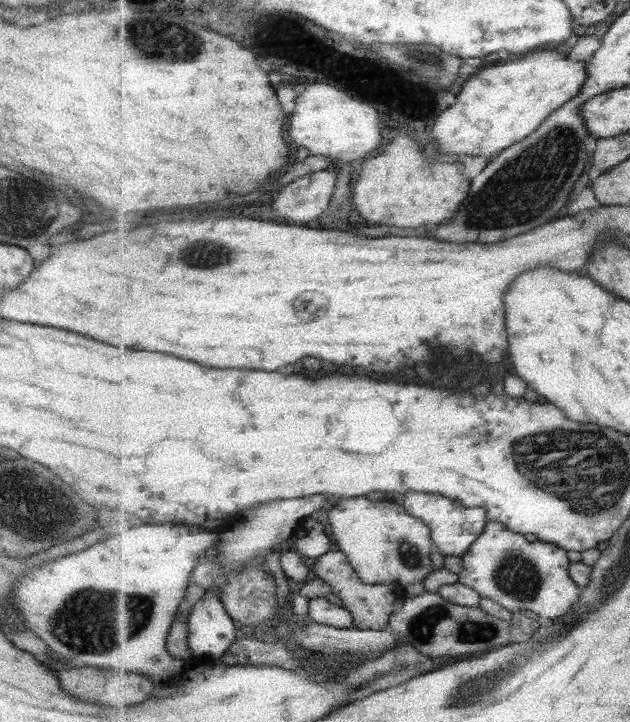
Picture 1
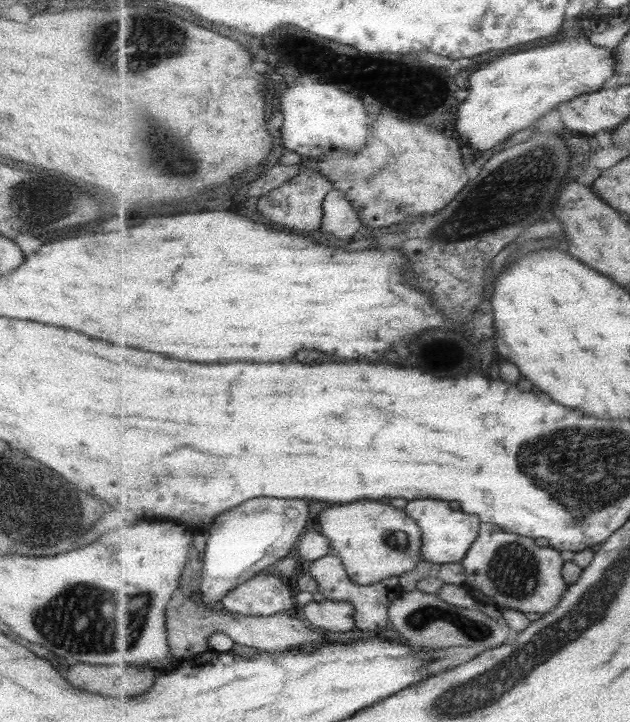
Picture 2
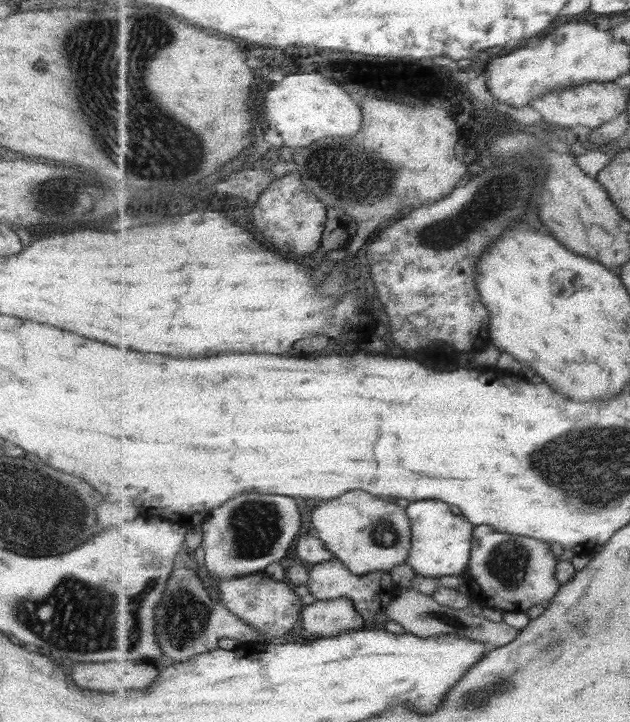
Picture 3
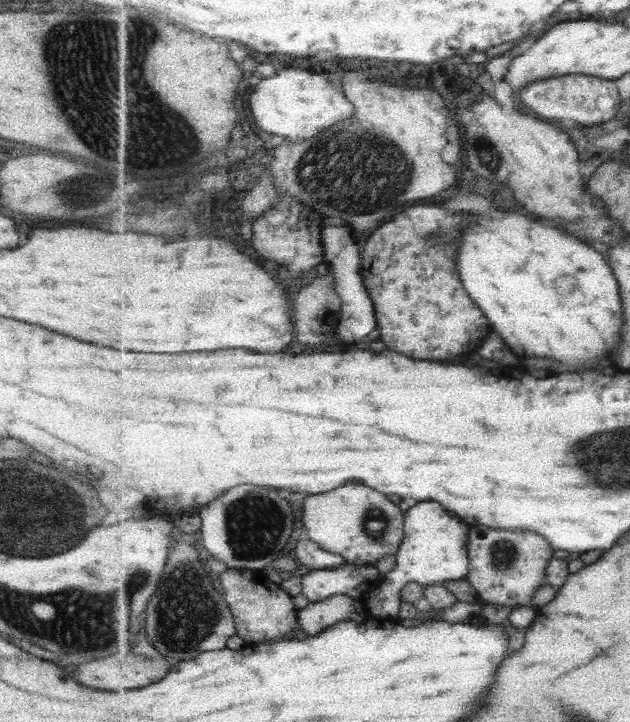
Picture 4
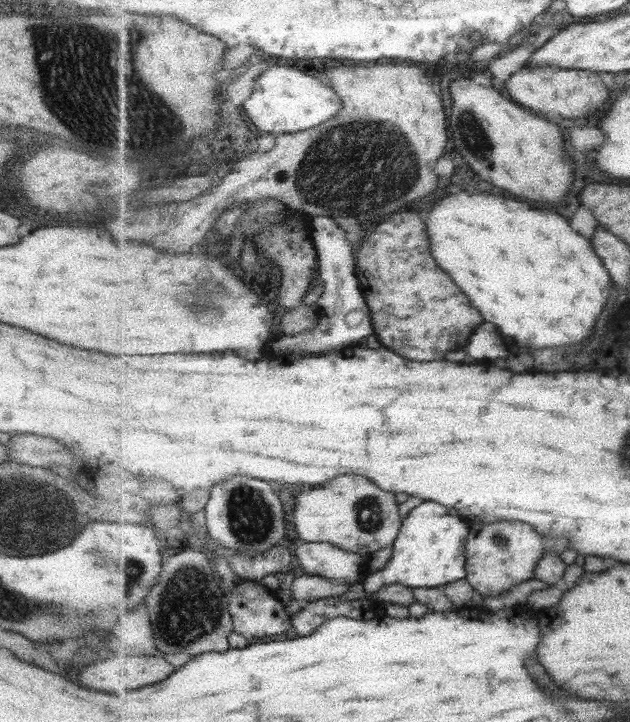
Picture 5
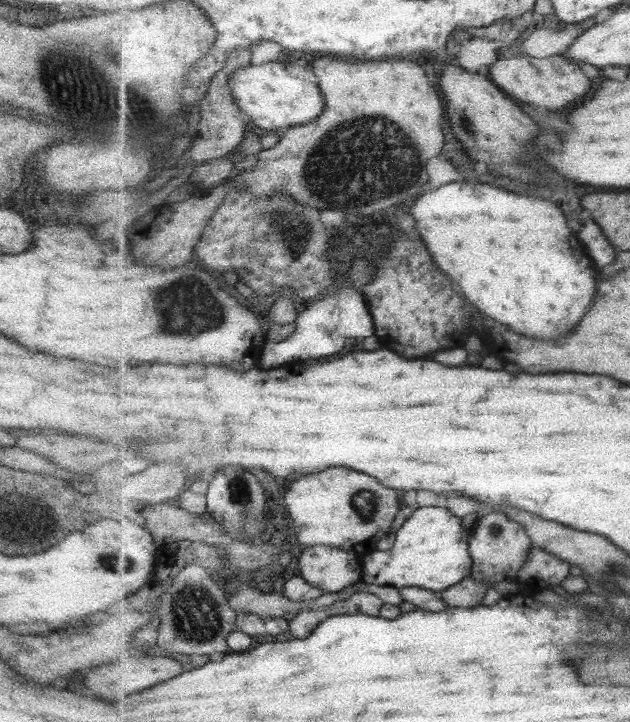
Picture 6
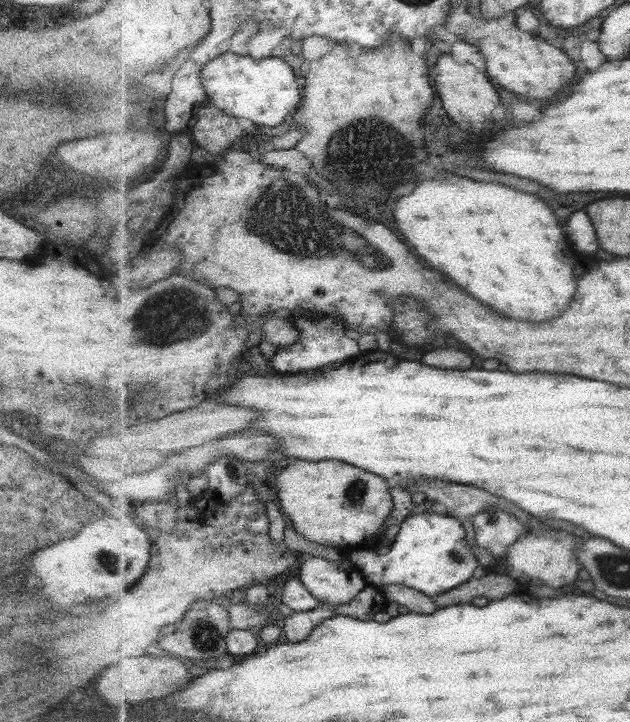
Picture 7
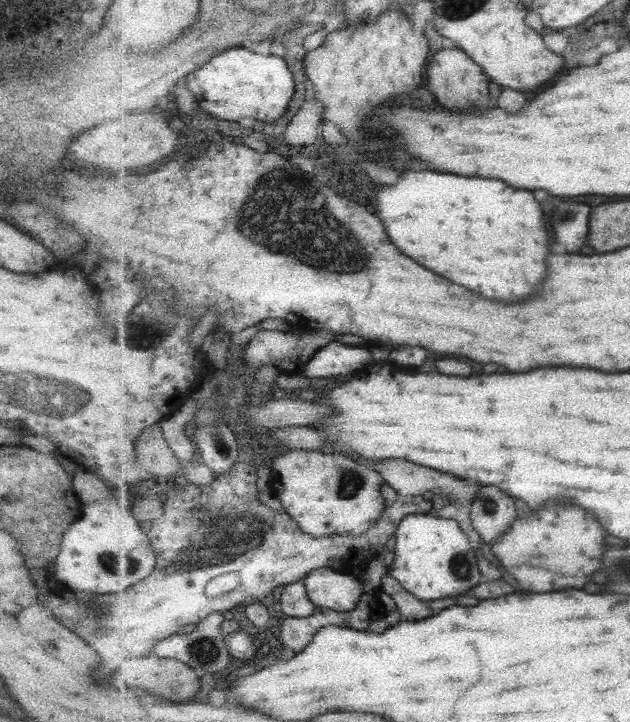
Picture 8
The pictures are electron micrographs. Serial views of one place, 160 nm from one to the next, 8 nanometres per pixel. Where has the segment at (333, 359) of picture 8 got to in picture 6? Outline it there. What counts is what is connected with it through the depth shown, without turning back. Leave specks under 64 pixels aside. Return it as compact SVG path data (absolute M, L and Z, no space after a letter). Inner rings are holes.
M353 284L339 286L331 290L321 300L307 305L295 322L297 330L279 342L269 342L263 349L259 366L263 369L302 366L299 362L309 362L309 358L325 358L339 354L349 338L369 338L375 334L374 318L364 295Z

